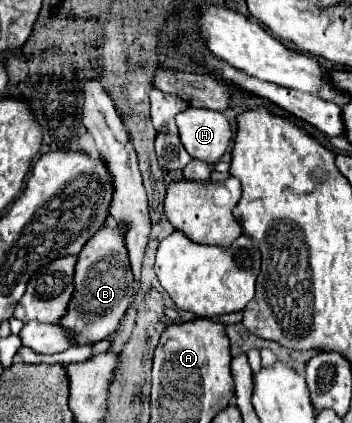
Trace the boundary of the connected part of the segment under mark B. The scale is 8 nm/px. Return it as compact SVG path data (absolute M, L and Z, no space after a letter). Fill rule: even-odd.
M101 229L81 249L75 265L75 295L67 307L67 315L57 325L75 335L75 345L93 345L107 339L123 319L133 297L133 273L129 267L127 249L123 243L123 229Z

